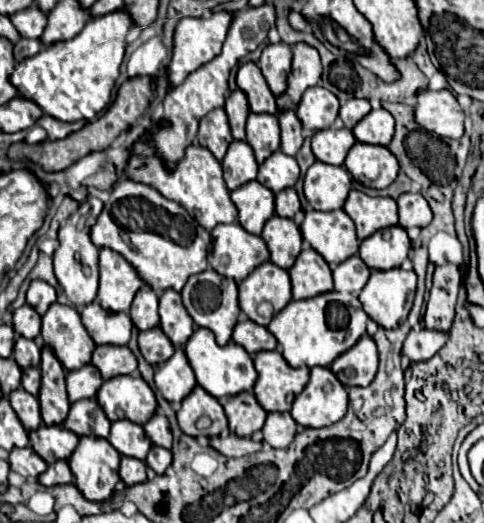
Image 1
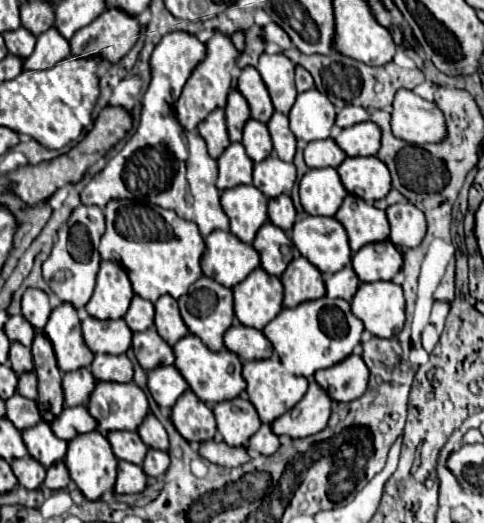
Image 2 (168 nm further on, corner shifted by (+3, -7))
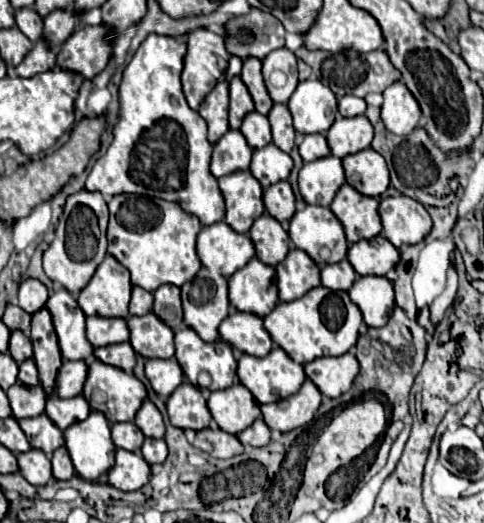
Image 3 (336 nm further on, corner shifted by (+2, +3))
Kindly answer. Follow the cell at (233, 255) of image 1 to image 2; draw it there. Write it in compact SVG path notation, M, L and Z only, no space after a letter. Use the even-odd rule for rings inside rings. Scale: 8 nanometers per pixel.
M214 230L206 238L202 272L222 286L240 284L252 270L260 266L260 256L254 246L242 242L232 232Z

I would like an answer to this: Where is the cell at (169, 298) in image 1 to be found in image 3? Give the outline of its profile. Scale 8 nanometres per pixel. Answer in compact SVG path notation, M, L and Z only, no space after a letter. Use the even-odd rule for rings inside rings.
M163 284L153 292L153 296L155 296L153 312L165 324L169 324L169 328L173 328L173 330L181 328L183 326L183 310L181 310L179 288L173 284Z

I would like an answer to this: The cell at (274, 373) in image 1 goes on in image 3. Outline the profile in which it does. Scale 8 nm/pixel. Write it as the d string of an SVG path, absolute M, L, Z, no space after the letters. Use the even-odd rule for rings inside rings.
M275 346L263 358L243 354L237 362L237 378L241 380L243 386L247 386L251 390L251 394L255 396L255 400L259 404L269 404L269 402L277 402L277 400L283 400L283 398L295 394L301 388L301 384L305 382L305 372L303 372L301 364L293 362L279 346Z

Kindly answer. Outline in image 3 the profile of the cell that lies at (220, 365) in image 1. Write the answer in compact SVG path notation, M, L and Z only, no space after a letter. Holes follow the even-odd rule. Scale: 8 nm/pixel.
M181 328L177 330L175 334L175 358L185 374L185 378L195 386L195 388L201 388L197 384L197 378L201 372L207 372L211 376L211 386L209 390L225 390L233 384L235 376L237 376L237 362L233 358L233 350L231 346L225 342L225 340L215 340L211 344L203 342L191 328Z

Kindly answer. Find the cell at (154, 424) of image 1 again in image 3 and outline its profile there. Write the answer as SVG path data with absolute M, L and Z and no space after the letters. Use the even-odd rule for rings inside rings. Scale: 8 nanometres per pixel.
M145 400L141 404L141 408L137 410L135 416L135 424L141 428L141 432L149 438L163 438L165 436L165 424L163 424L163 416L157 410L157 406L151 400Z

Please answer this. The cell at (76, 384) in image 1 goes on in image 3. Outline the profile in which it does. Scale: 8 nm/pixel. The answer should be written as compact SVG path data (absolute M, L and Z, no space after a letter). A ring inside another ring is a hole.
M65 360L59 368L55 380L55 394L61 398L73 398L83 392L83 384L87 378L87 364L85 362L71 362Z

